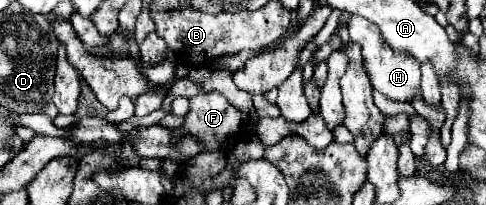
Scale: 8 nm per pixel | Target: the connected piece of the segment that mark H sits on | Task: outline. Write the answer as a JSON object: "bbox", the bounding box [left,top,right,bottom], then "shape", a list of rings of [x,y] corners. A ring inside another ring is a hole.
{"bbox":[350,17,420,103],"shape":[[[350,17],[350,39],[354,43],[362,45],[362,57],[366,65],[366,73],[370,77],[370,83],[376,91],[386,95],[392,101],[402,101],[402,103],[412,103],[416,97],[420,97],[420,63],[416,59],[404,57],[404,55],[394,55],[390,47],[386,47],[386,41],[382,39],[378,27],[366,19]]]}

